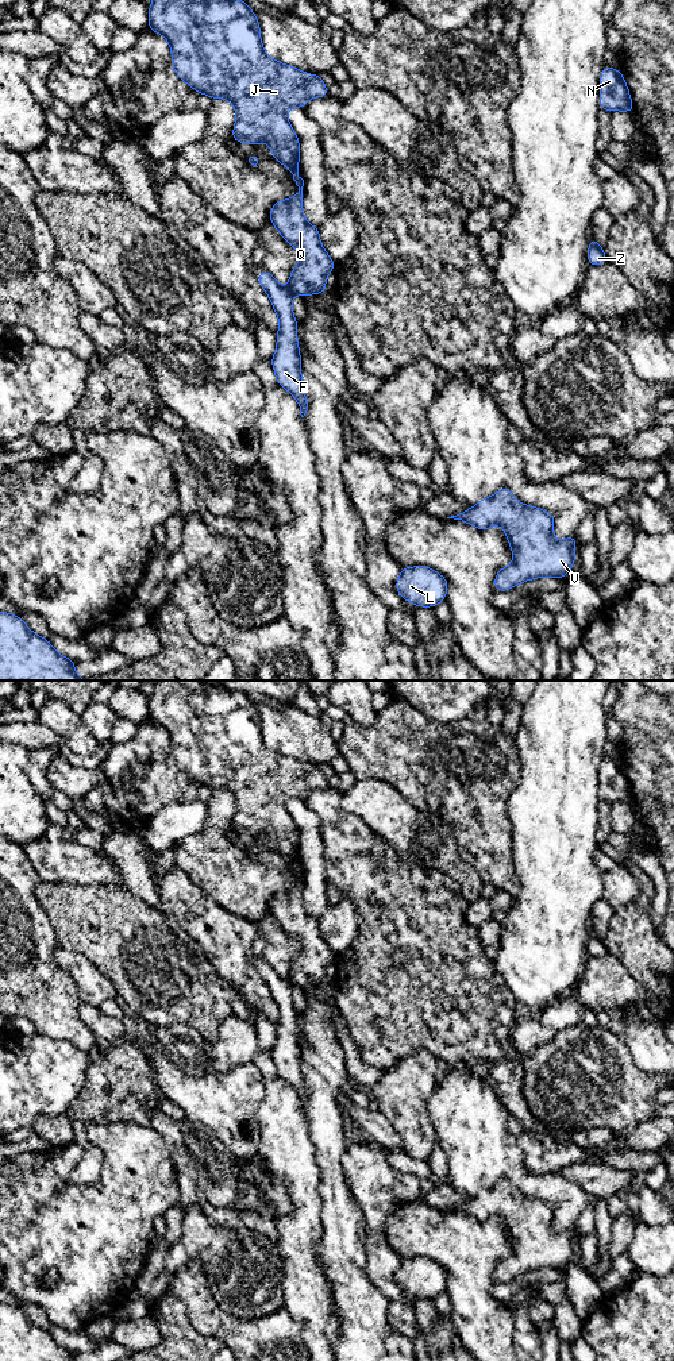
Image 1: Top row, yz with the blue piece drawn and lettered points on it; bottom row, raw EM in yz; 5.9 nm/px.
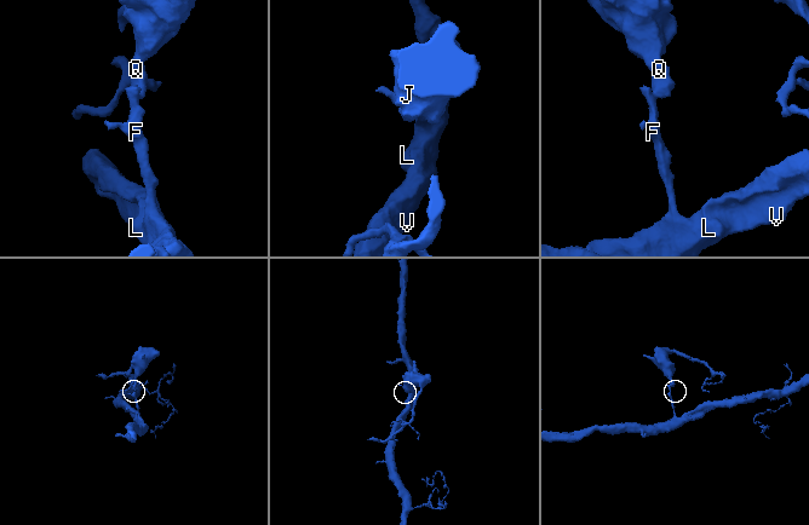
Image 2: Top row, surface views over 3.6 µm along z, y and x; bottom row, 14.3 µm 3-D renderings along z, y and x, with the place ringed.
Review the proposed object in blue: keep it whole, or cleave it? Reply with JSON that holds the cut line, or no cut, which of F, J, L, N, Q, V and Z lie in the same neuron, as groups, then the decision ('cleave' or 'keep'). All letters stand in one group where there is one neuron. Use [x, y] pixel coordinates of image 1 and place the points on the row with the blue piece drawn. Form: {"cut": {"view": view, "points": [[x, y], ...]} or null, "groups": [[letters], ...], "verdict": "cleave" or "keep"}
{"cut": {"view": "yz", "points": [[287, 288], [292, 293]]}, "groups": [["F", "L", "V"], ["J", "N", "Q", "Z"]], "verdict": "cleave"}

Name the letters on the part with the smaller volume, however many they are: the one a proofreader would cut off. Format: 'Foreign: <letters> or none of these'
Foreign: J, N, Q, Z

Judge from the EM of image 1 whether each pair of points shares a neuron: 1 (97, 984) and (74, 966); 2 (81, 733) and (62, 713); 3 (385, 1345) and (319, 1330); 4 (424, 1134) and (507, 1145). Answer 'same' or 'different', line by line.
1: same
2: same
3: different
4: different

